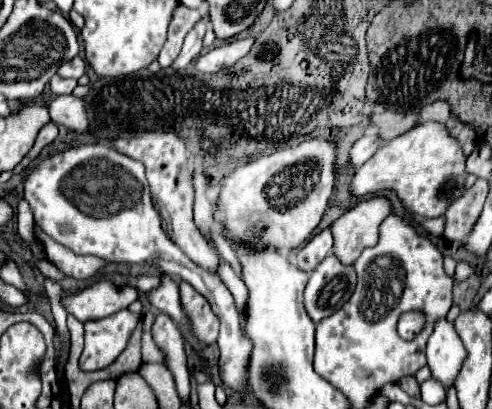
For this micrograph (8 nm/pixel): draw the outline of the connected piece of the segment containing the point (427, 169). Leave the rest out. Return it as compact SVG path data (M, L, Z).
M426 121L382 145L374 153L374 157L370 157L358 169L350 189L356 197L394 189L412 215L440 217L446 213L450 203L464 195L466 175L466 155L462 151L462 145L442 123Z

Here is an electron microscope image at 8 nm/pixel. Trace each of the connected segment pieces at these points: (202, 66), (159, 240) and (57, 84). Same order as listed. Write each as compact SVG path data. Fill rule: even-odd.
M244 37L220 47L214 47L212 51L200 55L196 59L196 69L202 73L216 73L224 67L232 67L236 61L240 61L242 57L248 55L248 51L252 49L256 37Z
M104 143L68 147L64 151L48 155L46 159L42 159L36 167L28 171L24 179L24 199L32 207L36 225L44 233L48 233L54 241L72 249L76 255L96 255L106 259L108 263L150 263L150 265L158 263L162 273L180 275L184 281L188 281L198 293L202 293L208 299L212 311L220 319L218 347L220 347L220 369L222 369L224 383L232 389L246 389L246 365L248 365L248 355L252 351L252 345L248 343L242 331L242 321L236 311L234 297L218 275L212 275L200 265L196 265L176 247L176 243L168 239L168 235L160 227L160 217L152 205L148 183L144 177L144 165L140 161L126 157Z
M54 75L50 81L50 89L54 95L70 95L76 85L78 85L76 79L62 79L58 75Z

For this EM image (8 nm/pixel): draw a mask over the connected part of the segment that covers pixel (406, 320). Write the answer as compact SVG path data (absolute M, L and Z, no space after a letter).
M404 313L398 321L398 333L402 335L402 339L414 339L414 335L420 333L422 325L424 325L422 313Z

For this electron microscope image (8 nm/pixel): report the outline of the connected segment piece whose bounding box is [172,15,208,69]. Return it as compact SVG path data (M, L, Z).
M204 15L192 27L192 31L186 35L182 51L180 51L178 59L172 63L172 69L184 69L184 67L188 67L192 63L192 59L196 59L200 55L200 51L202 51L202 39L204 39L204 33L206 33L206 23L208 23L208 15Z

